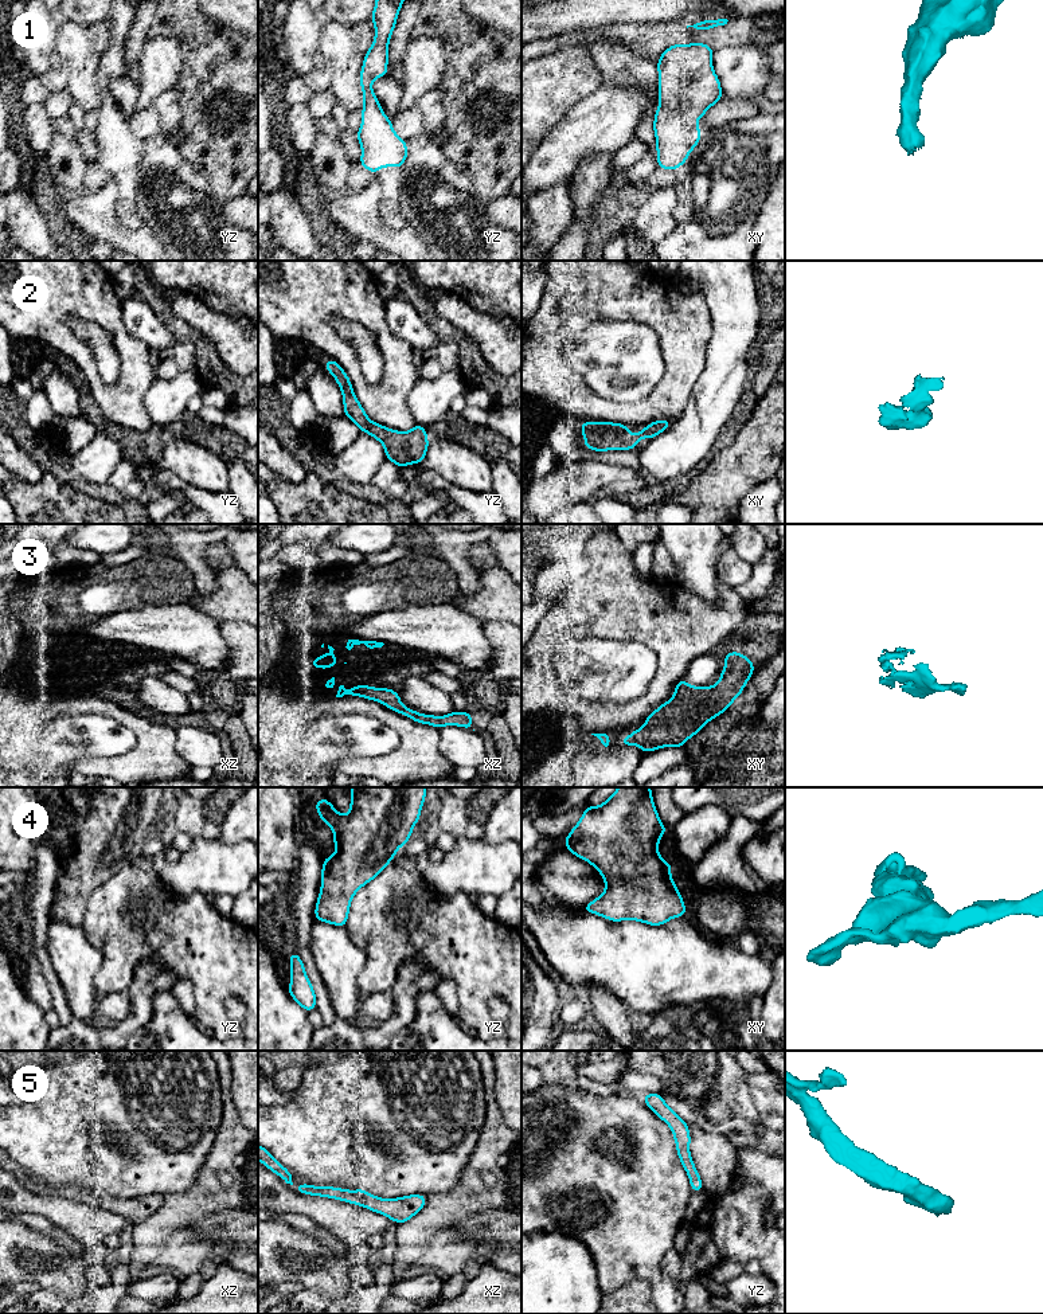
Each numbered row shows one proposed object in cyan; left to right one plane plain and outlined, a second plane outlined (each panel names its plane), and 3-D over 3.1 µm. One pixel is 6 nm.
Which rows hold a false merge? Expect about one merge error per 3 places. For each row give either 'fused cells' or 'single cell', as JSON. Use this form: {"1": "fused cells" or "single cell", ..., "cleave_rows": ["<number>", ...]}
{"1": "single cell", "2": "single cell", "3": "single cell", "4": "single cell", "5": "single cell", "cleave_rows": []}

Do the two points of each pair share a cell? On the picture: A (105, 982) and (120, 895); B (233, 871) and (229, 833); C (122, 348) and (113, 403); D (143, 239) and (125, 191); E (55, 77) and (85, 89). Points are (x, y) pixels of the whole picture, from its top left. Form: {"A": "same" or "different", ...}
{"A": "same", "B": "different", "C": "same", "D": "different", "E": "different"}

